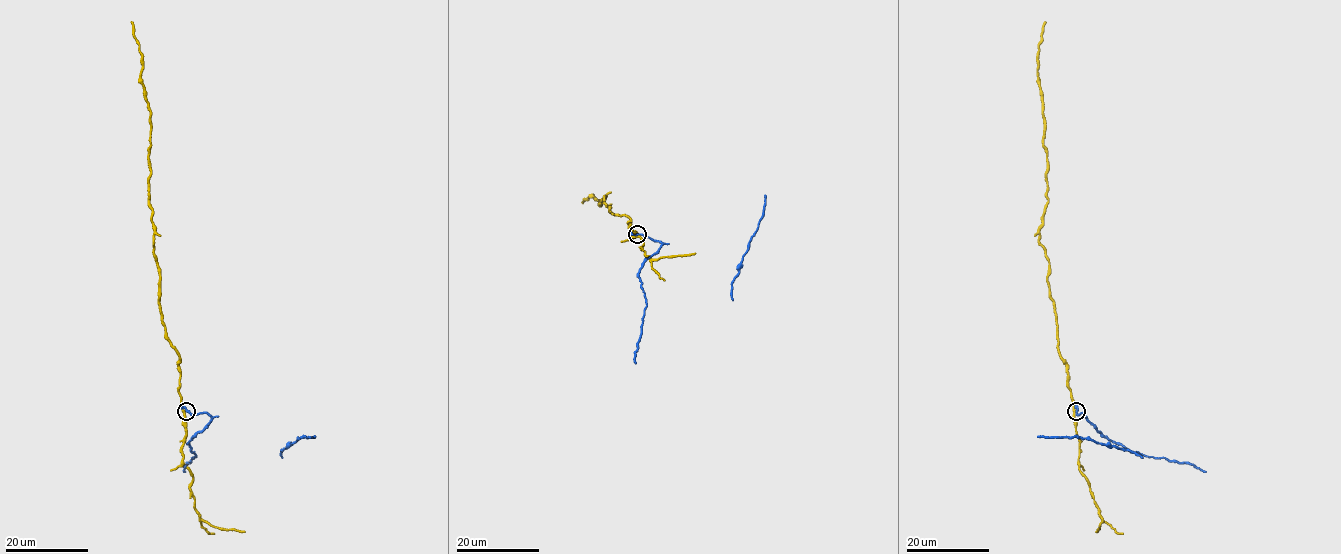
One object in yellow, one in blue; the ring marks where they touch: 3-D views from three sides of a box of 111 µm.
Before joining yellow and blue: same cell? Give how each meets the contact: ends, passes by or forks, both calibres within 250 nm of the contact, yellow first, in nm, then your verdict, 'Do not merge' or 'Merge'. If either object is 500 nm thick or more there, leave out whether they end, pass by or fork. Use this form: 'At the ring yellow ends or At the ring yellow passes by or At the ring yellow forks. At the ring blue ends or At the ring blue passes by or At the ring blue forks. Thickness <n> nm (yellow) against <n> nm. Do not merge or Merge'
At the ring yellow passes by. At the ring blue passes by. Thickness 160 nm (yellow) against 220 nm. Do not merge

